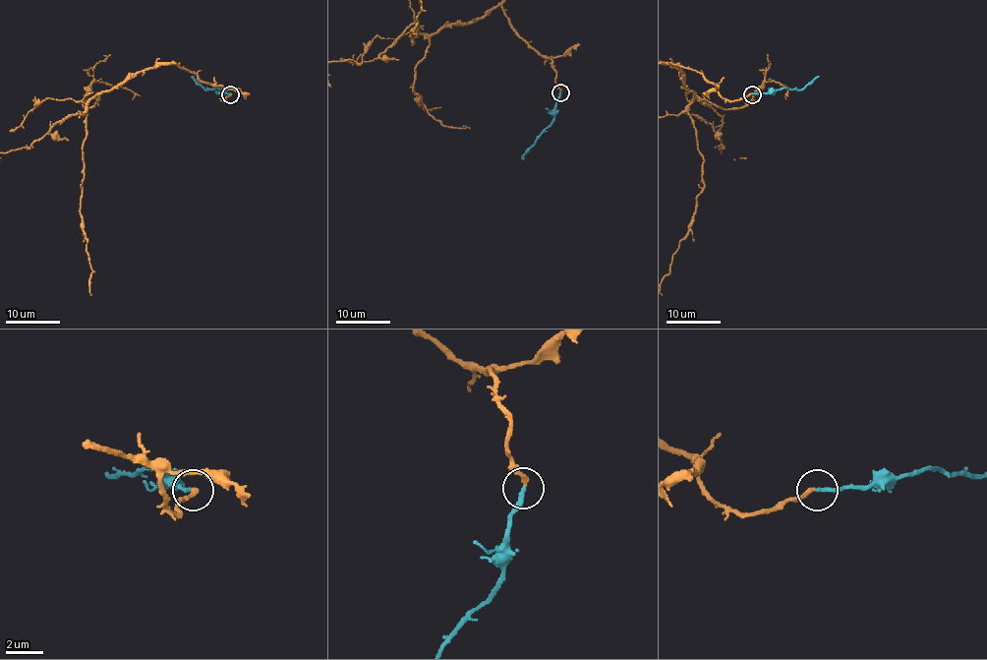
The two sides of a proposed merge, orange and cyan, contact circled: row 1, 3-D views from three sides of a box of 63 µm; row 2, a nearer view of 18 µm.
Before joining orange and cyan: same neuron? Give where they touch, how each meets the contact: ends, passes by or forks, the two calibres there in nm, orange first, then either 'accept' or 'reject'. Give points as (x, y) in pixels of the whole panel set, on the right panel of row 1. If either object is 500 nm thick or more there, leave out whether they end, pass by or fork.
(752, 94) | orange ends | cyan ends | 240/240 nm | accept

